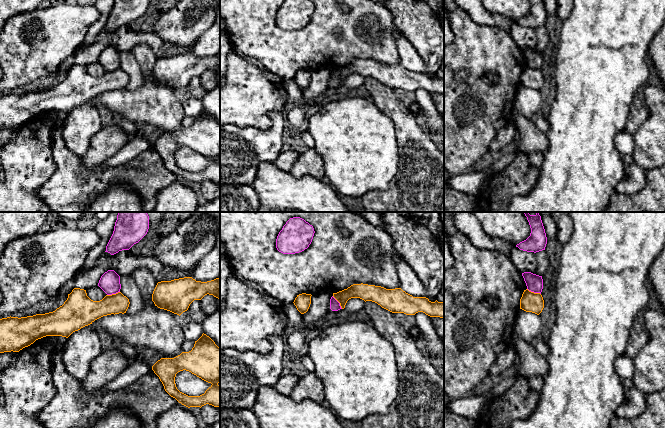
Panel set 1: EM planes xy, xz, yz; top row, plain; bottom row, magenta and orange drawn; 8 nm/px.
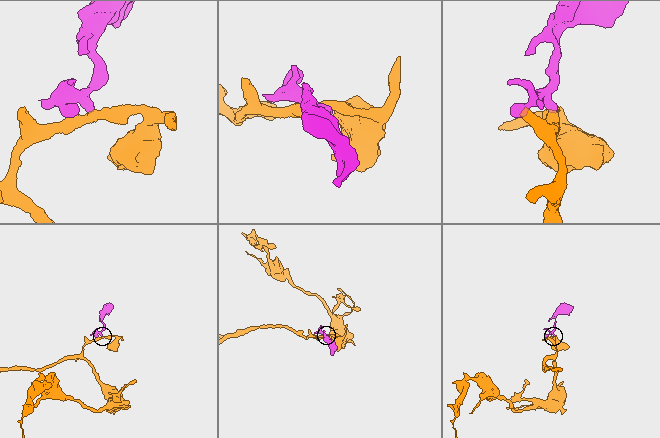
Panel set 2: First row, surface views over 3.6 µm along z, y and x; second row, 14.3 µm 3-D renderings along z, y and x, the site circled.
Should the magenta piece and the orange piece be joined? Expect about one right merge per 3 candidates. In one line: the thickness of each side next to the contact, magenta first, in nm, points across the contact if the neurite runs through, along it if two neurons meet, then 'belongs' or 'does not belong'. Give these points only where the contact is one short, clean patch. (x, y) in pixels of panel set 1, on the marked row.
140/160 nm | along yz (527, 288), (540, 294) | does not belong

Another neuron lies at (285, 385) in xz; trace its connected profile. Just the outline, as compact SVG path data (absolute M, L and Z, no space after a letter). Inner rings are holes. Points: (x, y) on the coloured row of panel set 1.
M293 374L282 375L274 384L274 389L285 396L290 396L294 388L298 384L298 376Z

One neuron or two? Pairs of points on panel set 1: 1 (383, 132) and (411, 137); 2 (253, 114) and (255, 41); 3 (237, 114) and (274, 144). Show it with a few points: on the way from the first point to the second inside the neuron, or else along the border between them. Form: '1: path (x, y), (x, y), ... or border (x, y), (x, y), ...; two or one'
1: border (384, 113), (394, 126), (394, 136), (400, 157); two
2: border (264, 67), (283, 80); two
3: border (273, 114), (272, 126), (264, 130), (230, 124); two

